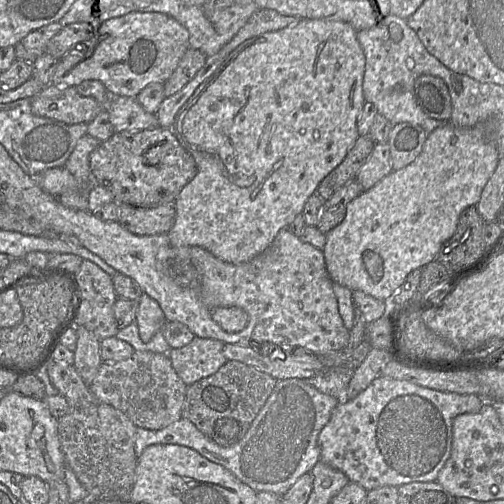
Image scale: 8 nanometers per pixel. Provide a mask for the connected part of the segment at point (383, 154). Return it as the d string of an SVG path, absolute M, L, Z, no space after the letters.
M376 143L370 157L360 168L356 180L368 190L392 172L390 147L388 143Z

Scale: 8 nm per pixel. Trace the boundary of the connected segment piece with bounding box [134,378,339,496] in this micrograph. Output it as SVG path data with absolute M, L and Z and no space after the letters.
M303 379L277 380L249 430L236 444L220 446L198 430L191 421L181 417L160 430L137 427L134 446L136 458L154 444L186 446L220 464L257 493L268 491L283 496L302 475L310 473L320 460L319 433L338 404L337 398L318 391Z

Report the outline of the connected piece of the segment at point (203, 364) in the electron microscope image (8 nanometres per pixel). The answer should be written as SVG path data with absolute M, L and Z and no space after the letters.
M195 336L187 345L170 349L168 356L177 375L189 386L214 374L228 361L223 353L224 344Z

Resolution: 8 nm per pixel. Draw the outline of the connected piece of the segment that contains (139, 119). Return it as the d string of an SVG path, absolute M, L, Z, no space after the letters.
M111 96L105 110L115 132L137 131L158 126L155 113L145 111L136 97Z

